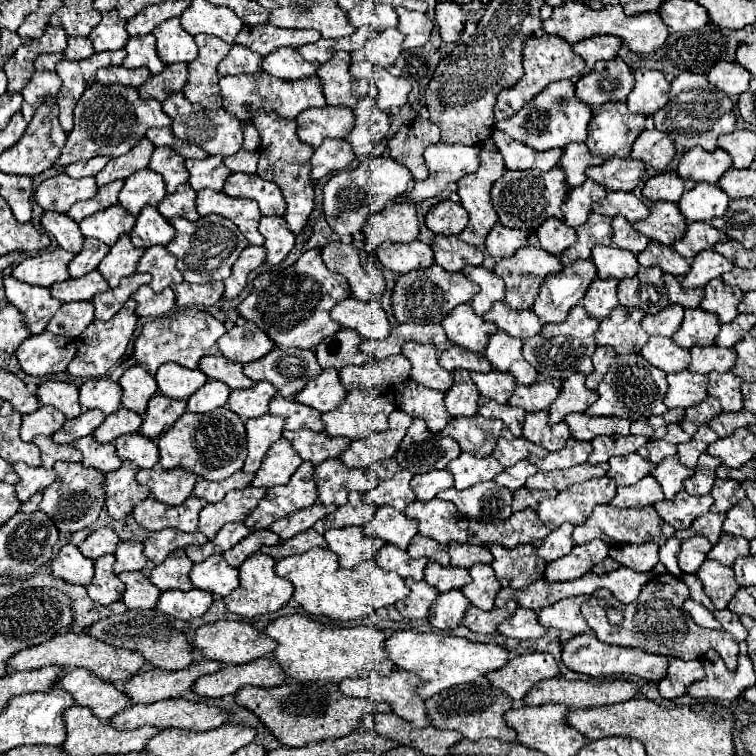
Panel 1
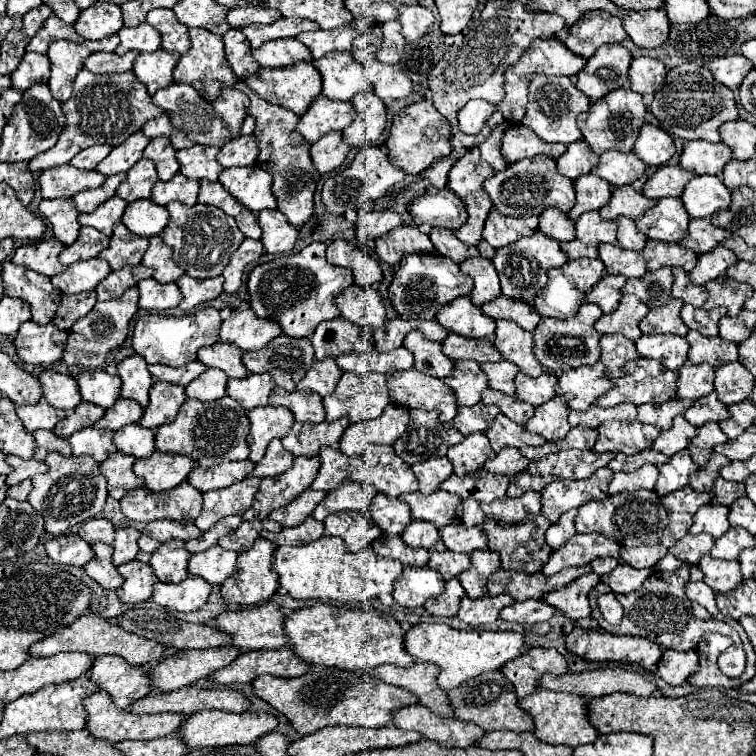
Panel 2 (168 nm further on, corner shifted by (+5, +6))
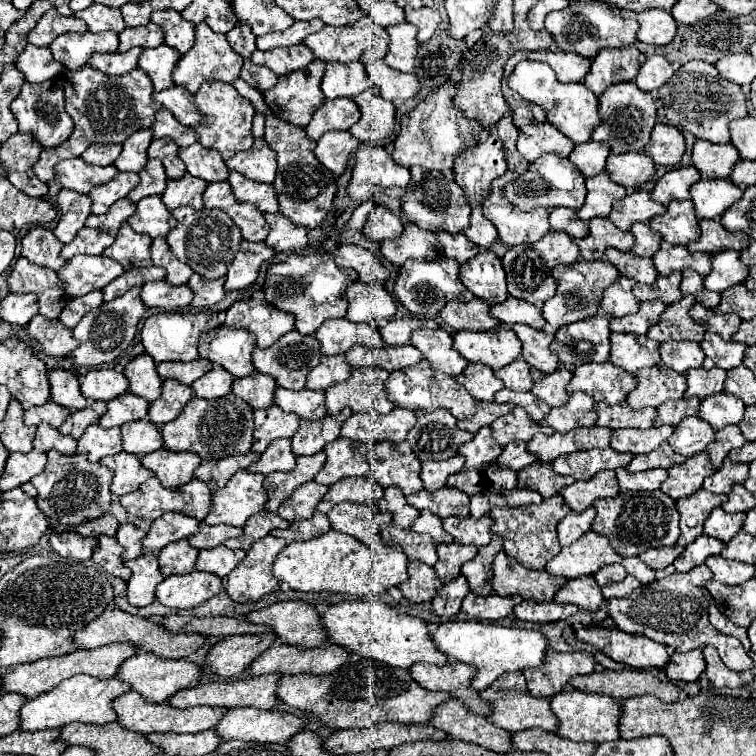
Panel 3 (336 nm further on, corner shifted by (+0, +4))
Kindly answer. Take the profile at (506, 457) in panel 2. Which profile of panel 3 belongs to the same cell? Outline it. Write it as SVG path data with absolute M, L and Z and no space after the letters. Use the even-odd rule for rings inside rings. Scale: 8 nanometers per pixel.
M510 442L510 444L506 444L504 448L502 448L502 454L496 458L496 462L500 464L500 466L506 466L506 468L512 468L512 470L520 470L520 468L524 468L524 466L528 466L528 464L534 464L538 458L532 454L532 452L528 452L528 446L526 446L526 442Z

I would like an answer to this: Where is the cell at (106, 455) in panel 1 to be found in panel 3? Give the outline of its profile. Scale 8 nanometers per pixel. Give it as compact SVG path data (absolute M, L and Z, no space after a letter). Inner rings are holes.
M100 424L88 426L78 440L78 454L86 454L90 462L98 462L102 456L118 454L122 450L120 428L102 428Z

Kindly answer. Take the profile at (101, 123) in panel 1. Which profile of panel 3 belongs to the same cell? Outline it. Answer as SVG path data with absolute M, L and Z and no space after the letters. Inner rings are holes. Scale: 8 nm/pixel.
M82 66L74 72L66 74L64 94L66 94L66 112L74 120L74 132L68 140L64 140L56 148L42 150L38 162L34 164L34 172L42 182L54 180L54 166L66 158L82 156L82 152L94 142L124 142L130 134L152 128L154 114L158 104L152 100L152 80L146 72L136 68L118 78L110 78L90 66Z

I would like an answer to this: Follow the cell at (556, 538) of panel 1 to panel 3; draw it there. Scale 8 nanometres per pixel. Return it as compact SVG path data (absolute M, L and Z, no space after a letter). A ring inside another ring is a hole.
M590 506L584 512L570 512L568 516L564 516L558 522L558 538L562 546L568 546L572 542L576 542L584 532L590 530L592 522L594 522L596 510Z

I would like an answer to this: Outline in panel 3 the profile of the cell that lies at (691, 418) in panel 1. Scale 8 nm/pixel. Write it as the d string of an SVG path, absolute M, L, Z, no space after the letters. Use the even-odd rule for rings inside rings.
M726 392L708 396L700 404L700 418L710 422L714 430L724 428L726 424L738 424L744 418L744 402Z

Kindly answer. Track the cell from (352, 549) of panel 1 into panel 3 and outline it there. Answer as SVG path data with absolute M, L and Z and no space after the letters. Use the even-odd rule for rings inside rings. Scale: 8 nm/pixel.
M352 502L334 504L328 518L334 530L350 534L368 546L372 546L378 540L380 528L392 521L390 513L380 512L375 505L366 506Z

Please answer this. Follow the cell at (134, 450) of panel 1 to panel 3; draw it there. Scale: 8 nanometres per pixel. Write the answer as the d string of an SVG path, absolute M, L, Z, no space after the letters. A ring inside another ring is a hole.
M138 420L138 422L128 422L122 426L122 448L124 452L144 456L148 452L154 452L164 446L162 434L156 424L150 420Z

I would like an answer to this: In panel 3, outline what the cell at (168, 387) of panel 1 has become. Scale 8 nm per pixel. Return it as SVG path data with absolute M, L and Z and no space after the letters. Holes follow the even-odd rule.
M198 358L194 362L160 362L156 368L162 380L176 378L182 384L192 384L212 368L212 362L204 358Z

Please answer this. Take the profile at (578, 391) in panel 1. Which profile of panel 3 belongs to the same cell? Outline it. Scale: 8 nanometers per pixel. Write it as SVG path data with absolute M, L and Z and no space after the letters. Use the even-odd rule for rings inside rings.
M612 362L602 364L582 364L576 368L568 392L590 392L596 402L618 404L636 388L636 374L614 366Z

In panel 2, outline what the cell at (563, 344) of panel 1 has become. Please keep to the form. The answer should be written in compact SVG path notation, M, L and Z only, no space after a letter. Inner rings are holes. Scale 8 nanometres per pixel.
M585 302L573 318L557 320L557 318L541 318L539 326L533 332L533 354L539 364L551 372L563 372L577 366L591 366L599 360L599 334L593 328L597 318L601 316L601 308Z

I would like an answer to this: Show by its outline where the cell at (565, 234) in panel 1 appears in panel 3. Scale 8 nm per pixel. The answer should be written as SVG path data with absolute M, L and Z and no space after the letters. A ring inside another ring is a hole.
M554 208L550 212L550 226L554 230L564 230L572 238L584 238L588 232L588 224L582 222L572 208Z

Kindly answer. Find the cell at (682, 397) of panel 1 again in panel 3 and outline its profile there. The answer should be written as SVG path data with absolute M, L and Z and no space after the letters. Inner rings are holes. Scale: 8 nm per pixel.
M696 368L696 370L688 370L686 372L686 382L688 382L688 390L684 394L684 398L706 398L712 394L720 394L724 392L724 380L726 380L726 370L704 370L704 368Z

